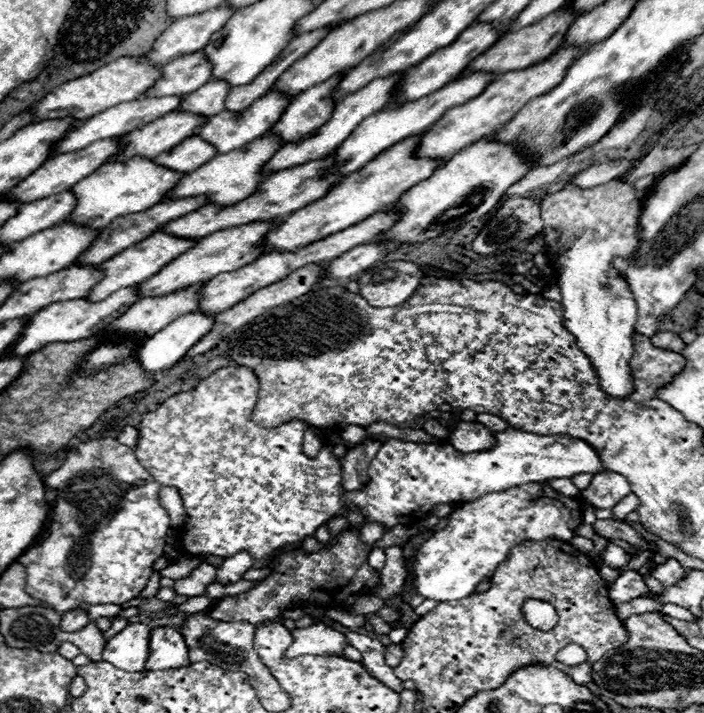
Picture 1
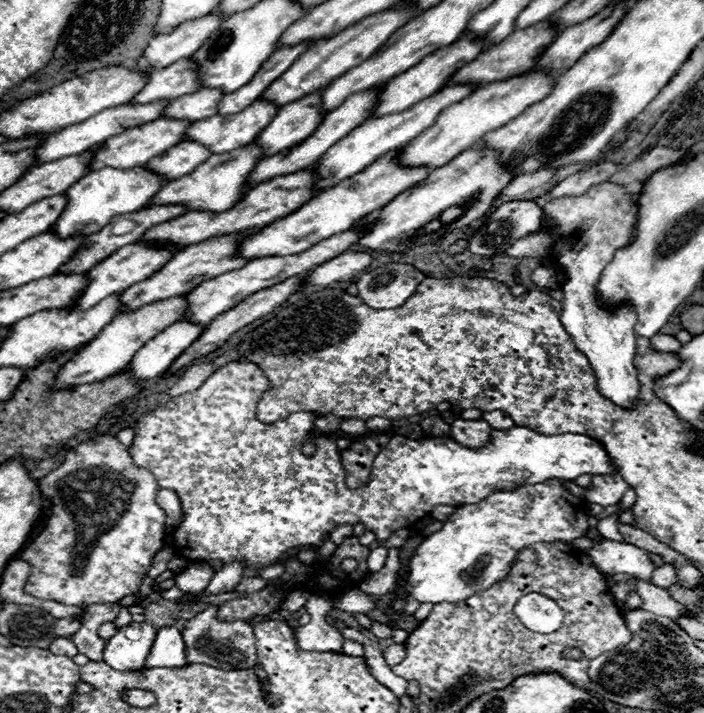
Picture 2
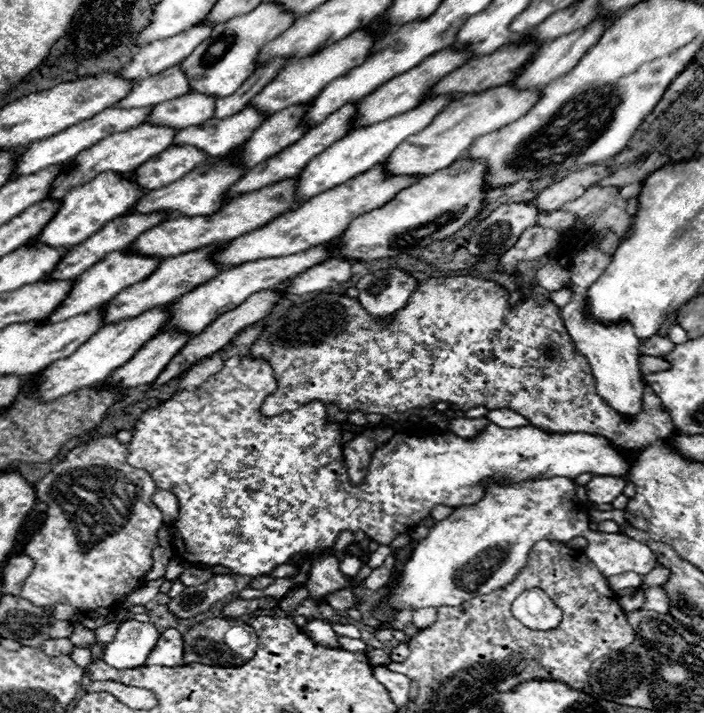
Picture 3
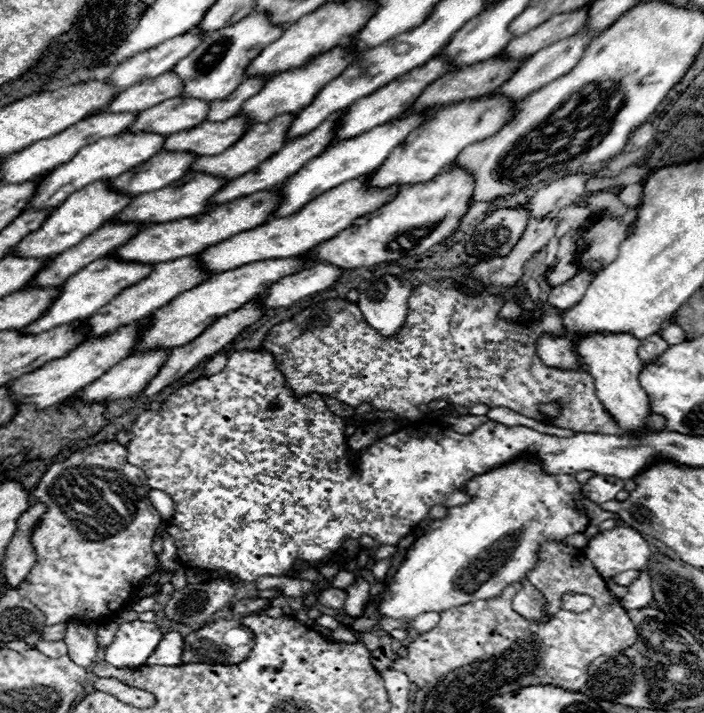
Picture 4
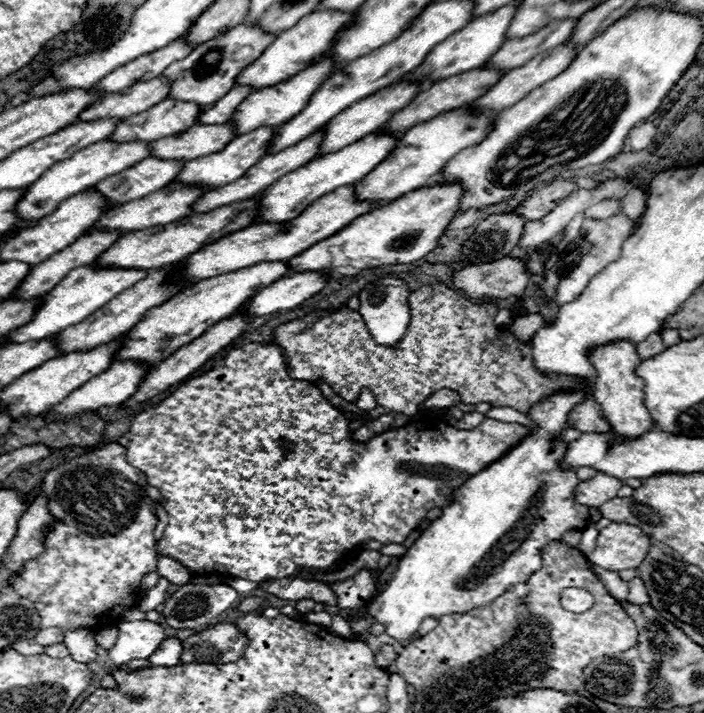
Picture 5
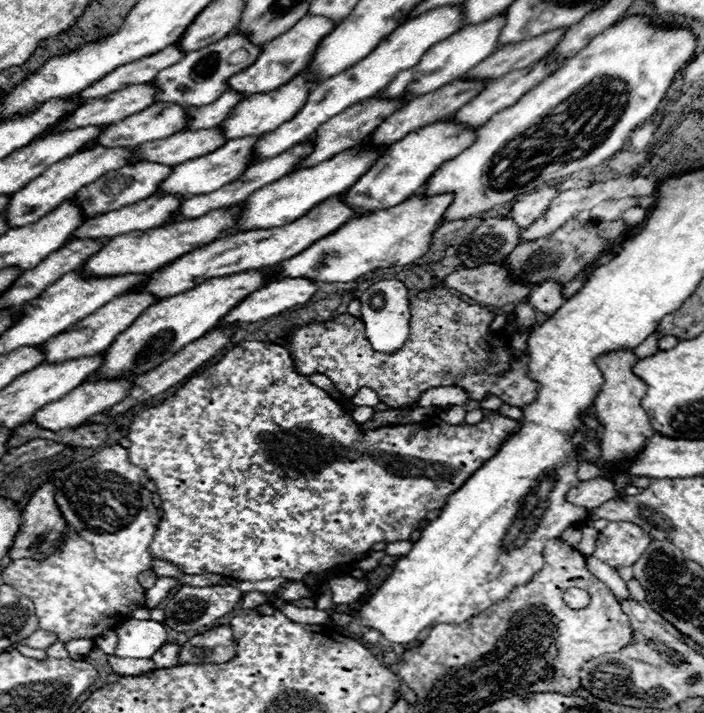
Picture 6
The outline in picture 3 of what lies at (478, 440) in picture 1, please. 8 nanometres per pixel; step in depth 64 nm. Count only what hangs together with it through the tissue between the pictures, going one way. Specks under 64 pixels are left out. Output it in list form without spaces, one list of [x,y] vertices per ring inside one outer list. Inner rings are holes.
[[[456,418],[456,420],[450,420],[448,422],[448,428],[462,436],[462,438],[470,438],[474,436],[478,430],[482,430],[490,420],[488,418]]]

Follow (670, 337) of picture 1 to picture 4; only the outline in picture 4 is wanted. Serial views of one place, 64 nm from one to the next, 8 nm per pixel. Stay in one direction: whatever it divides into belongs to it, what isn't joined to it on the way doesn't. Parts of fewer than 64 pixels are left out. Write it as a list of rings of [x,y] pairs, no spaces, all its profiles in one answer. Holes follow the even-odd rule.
[[[654,334],[654,336],[646,338],[646,342],[640,342],[638,356],[640,356],[642,362],[650,362],[650,360],[654,360],[656,356],[660,356],[666,350],[668,350],[668,344],[662,340],[662,336]]]

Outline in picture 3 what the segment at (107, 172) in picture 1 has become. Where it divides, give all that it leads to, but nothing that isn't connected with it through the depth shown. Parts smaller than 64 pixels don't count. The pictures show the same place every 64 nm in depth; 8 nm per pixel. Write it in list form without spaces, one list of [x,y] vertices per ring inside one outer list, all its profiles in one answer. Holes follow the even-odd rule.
[[[100,174],[94,182],[88,182],[86,186],[78,186],[78,190],[70,190],[70,194],[66,194],[66,198],[60,204],[58,214],[46,224],[46,230],[42,230],[42,234],[38,234],[28,244],[36,244],[36,246],[42,244],[50,248],[58,248],[58,246],[72,248],[84,242],[94,232],[98,232],[106,222],[126,214],[142,194],[144,190],[138,190],[134,184],[122,180],[120,174]]]

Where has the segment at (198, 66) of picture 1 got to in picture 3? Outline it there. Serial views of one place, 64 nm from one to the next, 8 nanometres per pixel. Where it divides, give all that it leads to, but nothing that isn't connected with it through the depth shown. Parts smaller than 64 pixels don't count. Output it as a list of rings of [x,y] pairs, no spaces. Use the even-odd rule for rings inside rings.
[[[180,66],[176,70],[164,70],[158,74],[158,78],[146,78],[146,82],[138,82],[138,86],[132,86],[130,94],[122,98],[116,106],[118,108],[146,108],[156,106],[160,102],[184,96],[190,92],[190,86],[186,82],[186,76],[182,74]]]

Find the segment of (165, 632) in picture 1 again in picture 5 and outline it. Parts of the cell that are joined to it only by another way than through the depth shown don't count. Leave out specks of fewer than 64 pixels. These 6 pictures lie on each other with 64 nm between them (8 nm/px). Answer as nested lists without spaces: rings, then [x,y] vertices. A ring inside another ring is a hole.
[[[166,638],[162,646],[148,658],[154,666],[178,666],[182,654],[182,642],[178,638]]]

